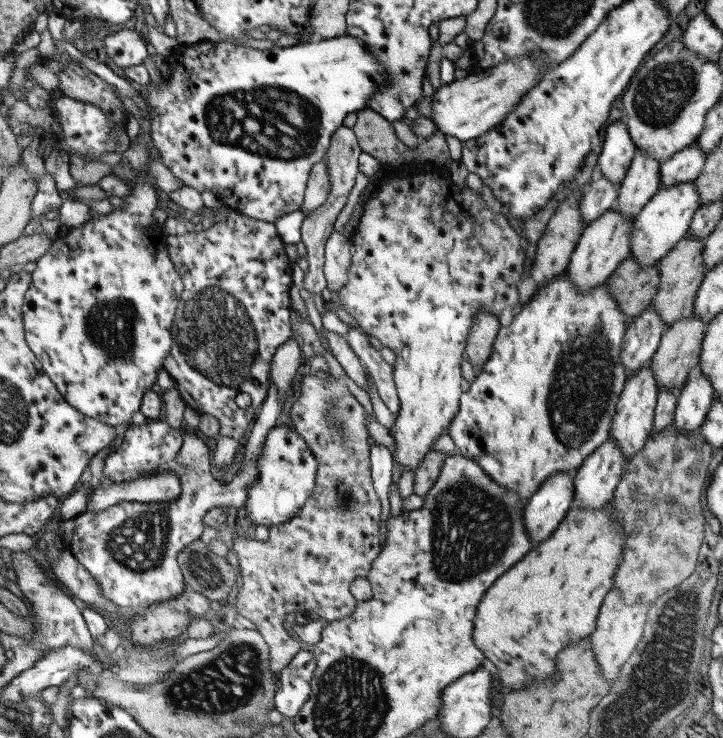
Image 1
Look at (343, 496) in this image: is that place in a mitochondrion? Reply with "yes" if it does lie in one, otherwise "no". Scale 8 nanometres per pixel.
yes

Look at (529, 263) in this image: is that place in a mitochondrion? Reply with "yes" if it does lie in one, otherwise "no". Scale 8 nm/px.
no

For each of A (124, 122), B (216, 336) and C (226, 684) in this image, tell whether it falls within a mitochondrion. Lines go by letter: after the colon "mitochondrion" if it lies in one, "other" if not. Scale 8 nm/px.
A: other
B: mitochondrion
C: mitochondrion

